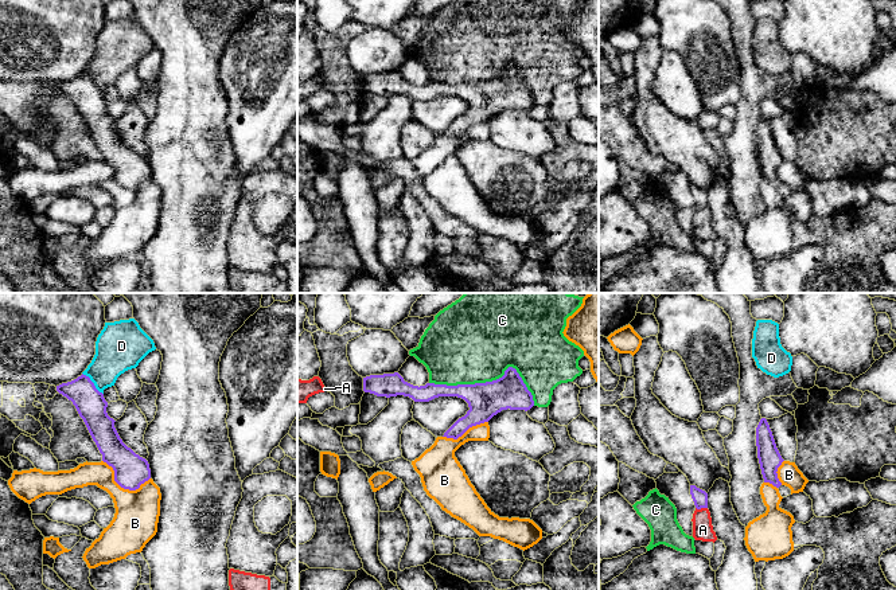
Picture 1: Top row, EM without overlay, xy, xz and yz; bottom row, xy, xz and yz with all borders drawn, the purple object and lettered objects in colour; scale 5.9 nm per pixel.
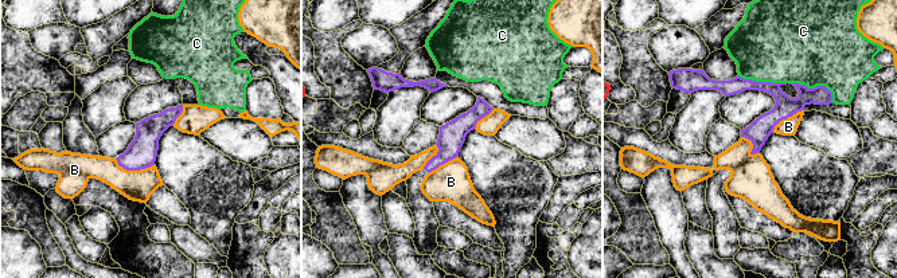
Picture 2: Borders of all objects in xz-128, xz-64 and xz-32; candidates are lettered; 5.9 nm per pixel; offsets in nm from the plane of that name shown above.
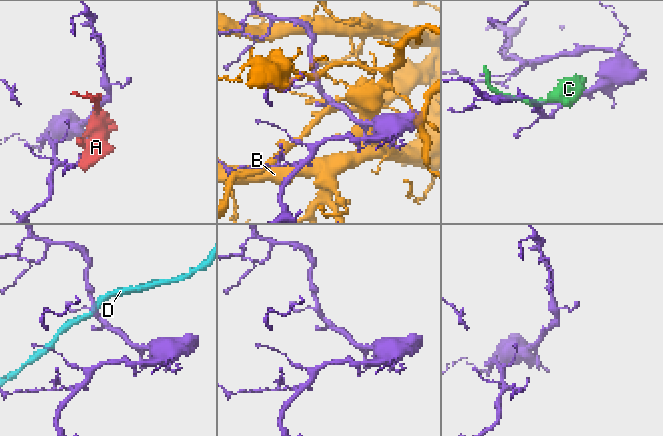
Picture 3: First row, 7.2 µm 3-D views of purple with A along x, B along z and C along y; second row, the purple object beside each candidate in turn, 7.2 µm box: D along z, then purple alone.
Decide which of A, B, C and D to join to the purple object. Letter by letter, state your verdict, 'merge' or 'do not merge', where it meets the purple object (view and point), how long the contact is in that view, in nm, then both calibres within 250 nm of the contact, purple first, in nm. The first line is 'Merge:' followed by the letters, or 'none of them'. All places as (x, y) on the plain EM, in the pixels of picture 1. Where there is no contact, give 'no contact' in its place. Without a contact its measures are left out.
Merge: none of them
A: do not merge | yz (701, 206) | 70 nm | 90/130 nm
B: do not merge | xy (121, 186) | 300 nm | 200/260 nm
C: do not merge | xz (491, 81) | 650 nm | 200/480 nm
D: do not merge | xy (93, 82) | 180 nm | 180/280 nm

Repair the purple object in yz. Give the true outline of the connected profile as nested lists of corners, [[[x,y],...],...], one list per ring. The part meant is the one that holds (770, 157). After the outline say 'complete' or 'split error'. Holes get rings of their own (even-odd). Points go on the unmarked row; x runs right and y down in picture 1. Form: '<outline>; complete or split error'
[[[761,117],[756,126],[757,157],[764,181],[770,181],[779,188],[782,196],[791,194],[791,188],[778,177],[778,167],[784,160],[776,146],[772,130],[766,117]]]; split error

